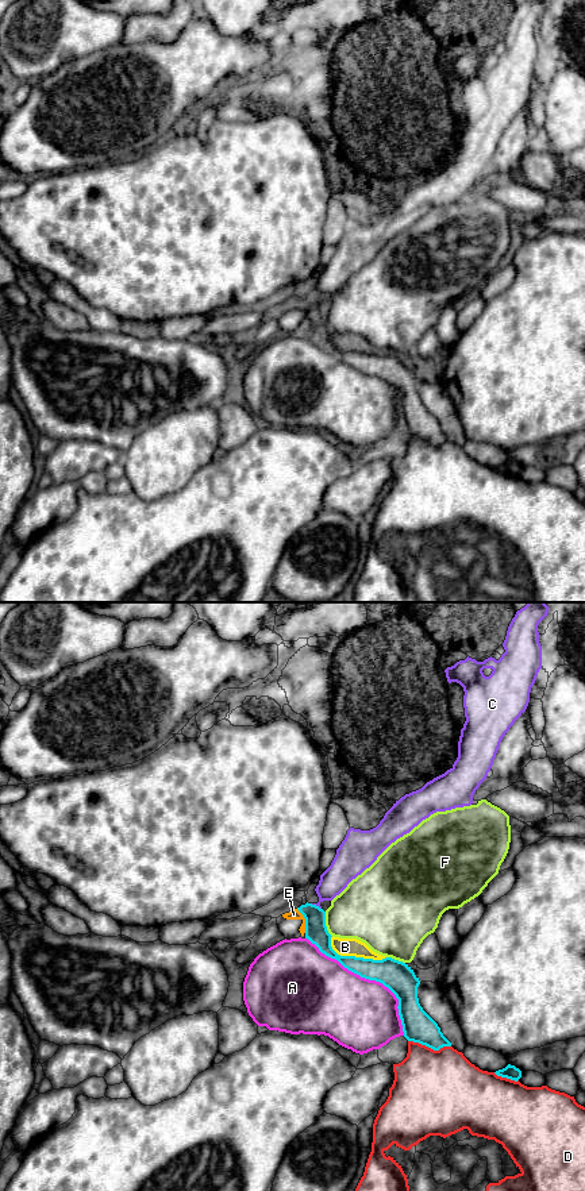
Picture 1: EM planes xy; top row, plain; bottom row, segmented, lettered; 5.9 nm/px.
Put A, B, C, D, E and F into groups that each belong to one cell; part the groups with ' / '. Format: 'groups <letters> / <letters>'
groups A / B / C E / D / F

